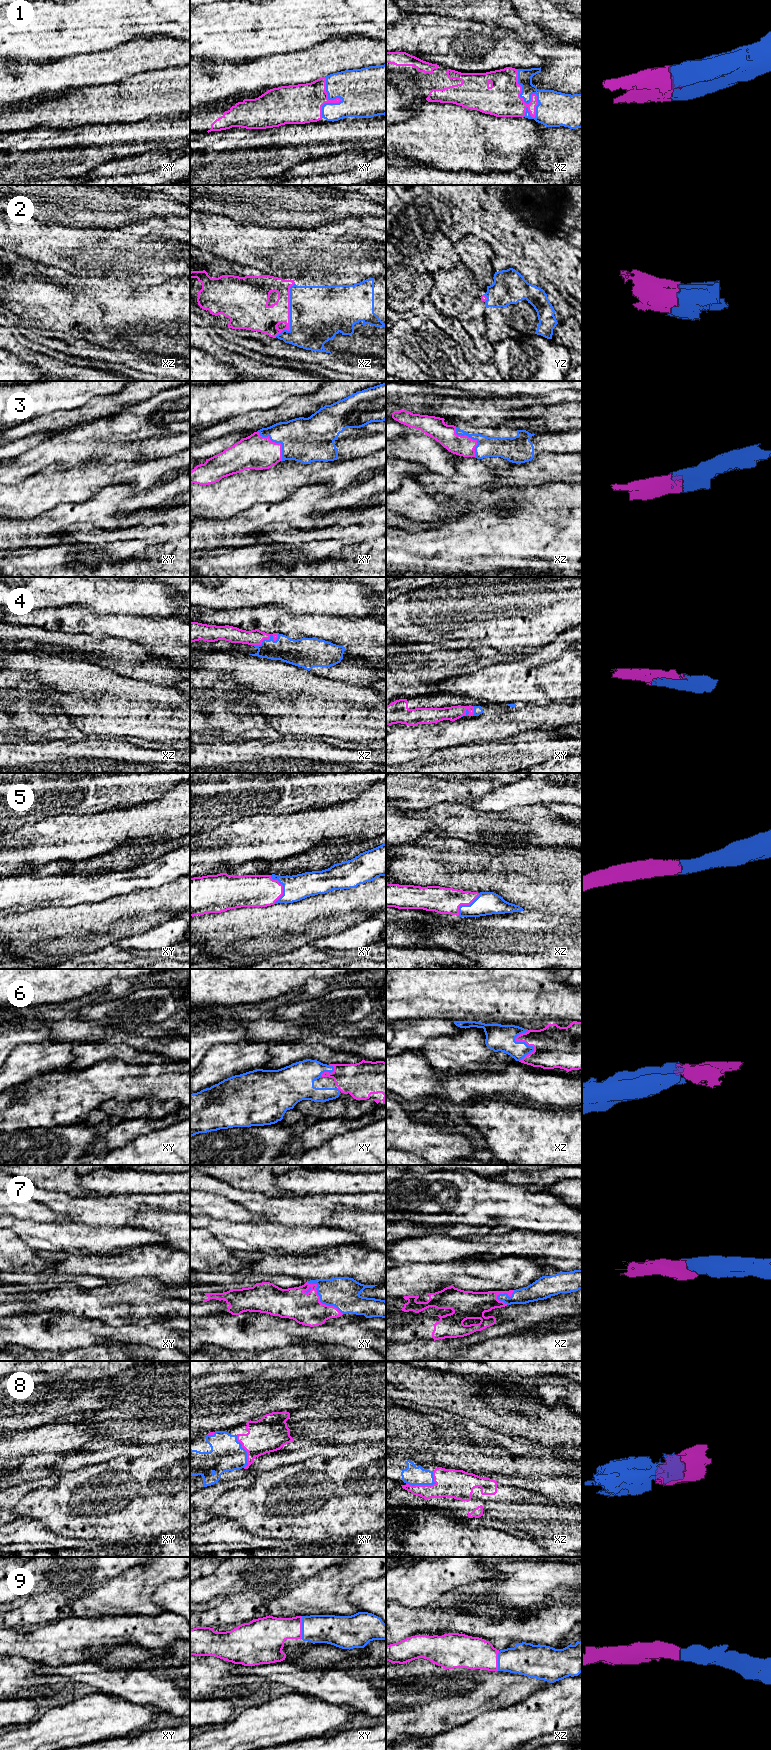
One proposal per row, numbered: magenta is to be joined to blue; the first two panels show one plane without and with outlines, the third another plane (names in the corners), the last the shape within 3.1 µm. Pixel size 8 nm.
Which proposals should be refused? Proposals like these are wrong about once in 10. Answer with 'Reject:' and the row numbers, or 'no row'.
Reject: no row

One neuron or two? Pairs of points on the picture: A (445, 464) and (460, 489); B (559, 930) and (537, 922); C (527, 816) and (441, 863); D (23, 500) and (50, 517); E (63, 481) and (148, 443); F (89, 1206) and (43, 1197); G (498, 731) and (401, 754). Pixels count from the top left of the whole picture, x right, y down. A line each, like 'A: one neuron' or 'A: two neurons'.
A: two neurons
B: one neuron
C: two neurons
D: two neurons
E: two neurons
F: one neuron
G: one neuron

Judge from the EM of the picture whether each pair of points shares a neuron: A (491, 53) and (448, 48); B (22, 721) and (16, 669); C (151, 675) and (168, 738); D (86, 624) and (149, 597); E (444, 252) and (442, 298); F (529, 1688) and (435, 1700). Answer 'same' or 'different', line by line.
A: same
B: different
C: different
D: different
E: different
F: same

